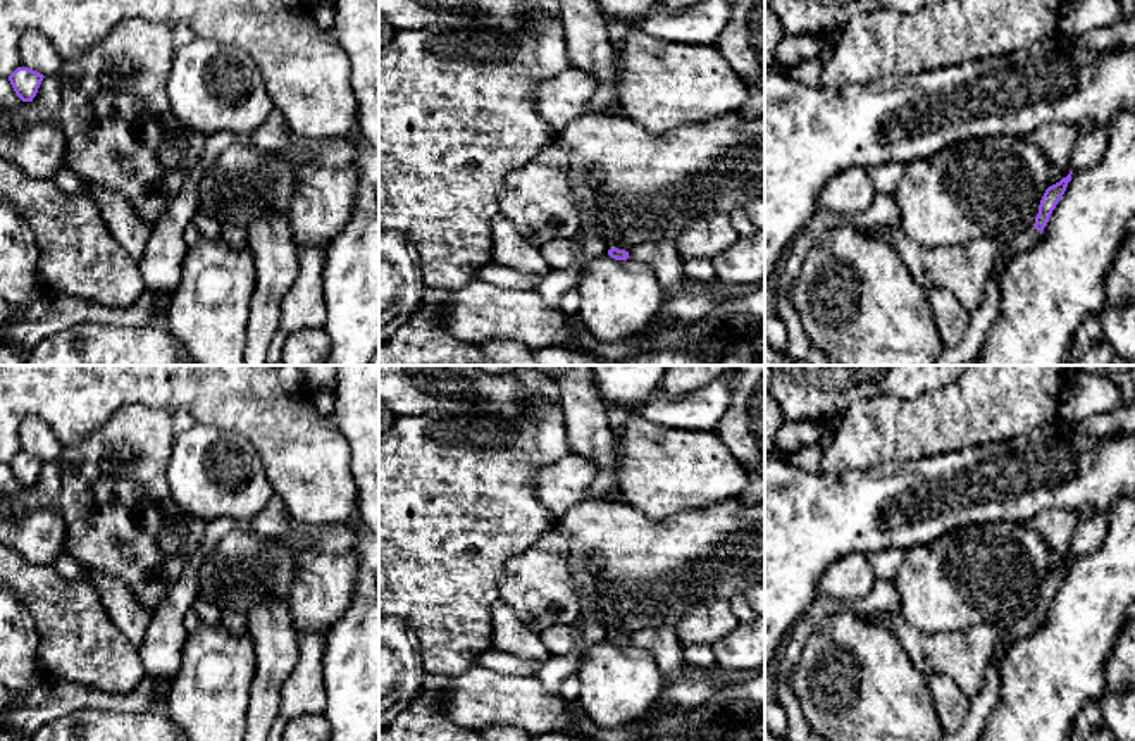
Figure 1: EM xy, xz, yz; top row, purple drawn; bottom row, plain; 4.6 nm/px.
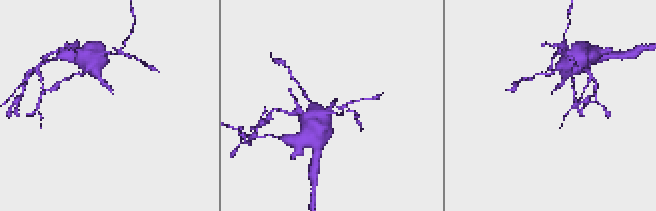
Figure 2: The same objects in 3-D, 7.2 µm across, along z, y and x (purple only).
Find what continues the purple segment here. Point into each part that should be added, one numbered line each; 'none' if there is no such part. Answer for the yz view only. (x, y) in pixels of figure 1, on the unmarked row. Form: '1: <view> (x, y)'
1: yz (1022, 629)

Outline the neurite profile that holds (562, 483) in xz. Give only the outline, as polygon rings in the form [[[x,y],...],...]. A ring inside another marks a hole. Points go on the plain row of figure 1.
[[[570,451],[537,472],[537,498],[558,520],[574,503],[582,500],[596,472],[598,467],[592,460]]]

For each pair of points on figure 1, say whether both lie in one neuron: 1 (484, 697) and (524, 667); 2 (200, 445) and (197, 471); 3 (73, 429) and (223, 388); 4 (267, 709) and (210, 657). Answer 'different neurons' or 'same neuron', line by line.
1: different neurons
2: same neuron
3: same neuron
4: different neurons

